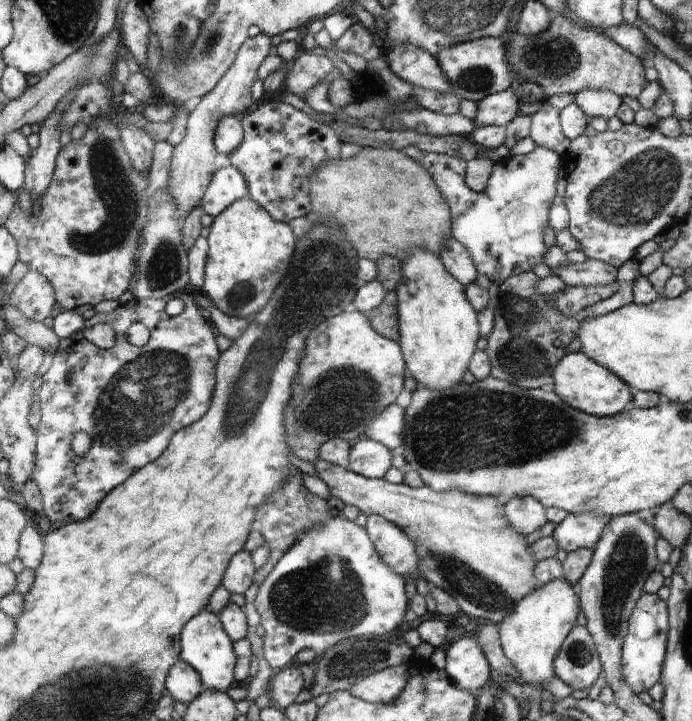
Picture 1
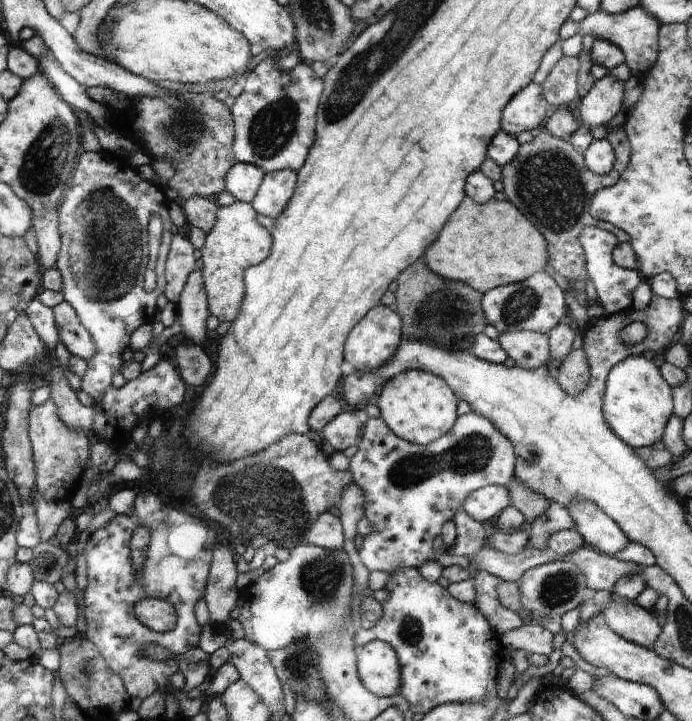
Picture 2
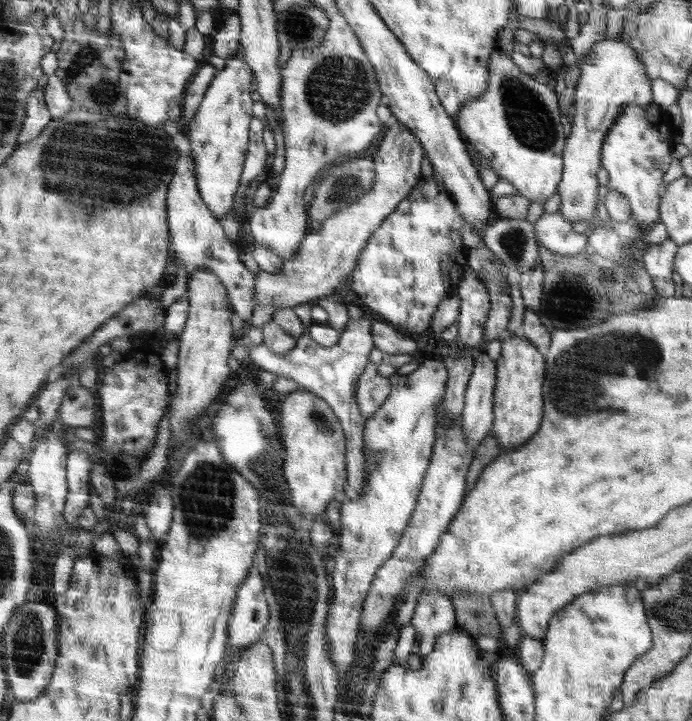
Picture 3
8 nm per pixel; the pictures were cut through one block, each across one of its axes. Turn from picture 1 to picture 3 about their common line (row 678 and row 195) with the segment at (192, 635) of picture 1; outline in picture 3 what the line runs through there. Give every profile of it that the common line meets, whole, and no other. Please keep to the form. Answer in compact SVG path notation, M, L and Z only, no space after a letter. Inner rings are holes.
M239 49L236 56L225 60L224 68L212 79L197 113L189 124L188 138L195 166L196 184L204 204L218 220L225 218L234 210L234 194L240 184L242 164L248 150L248 124L252 120L252 104L255 104L250 100L250 82L252 82L252 72L248 61L244 60L244 50Z

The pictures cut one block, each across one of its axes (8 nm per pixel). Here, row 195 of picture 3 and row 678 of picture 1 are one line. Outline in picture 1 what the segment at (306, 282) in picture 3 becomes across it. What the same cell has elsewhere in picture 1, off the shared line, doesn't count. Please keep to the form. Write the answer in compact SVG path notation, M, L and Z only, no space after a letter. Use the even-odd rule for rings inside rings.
M406 663L384 668L371 676L360 678L359 684L349 692L368 703L395 702L408 686L410 670Z

